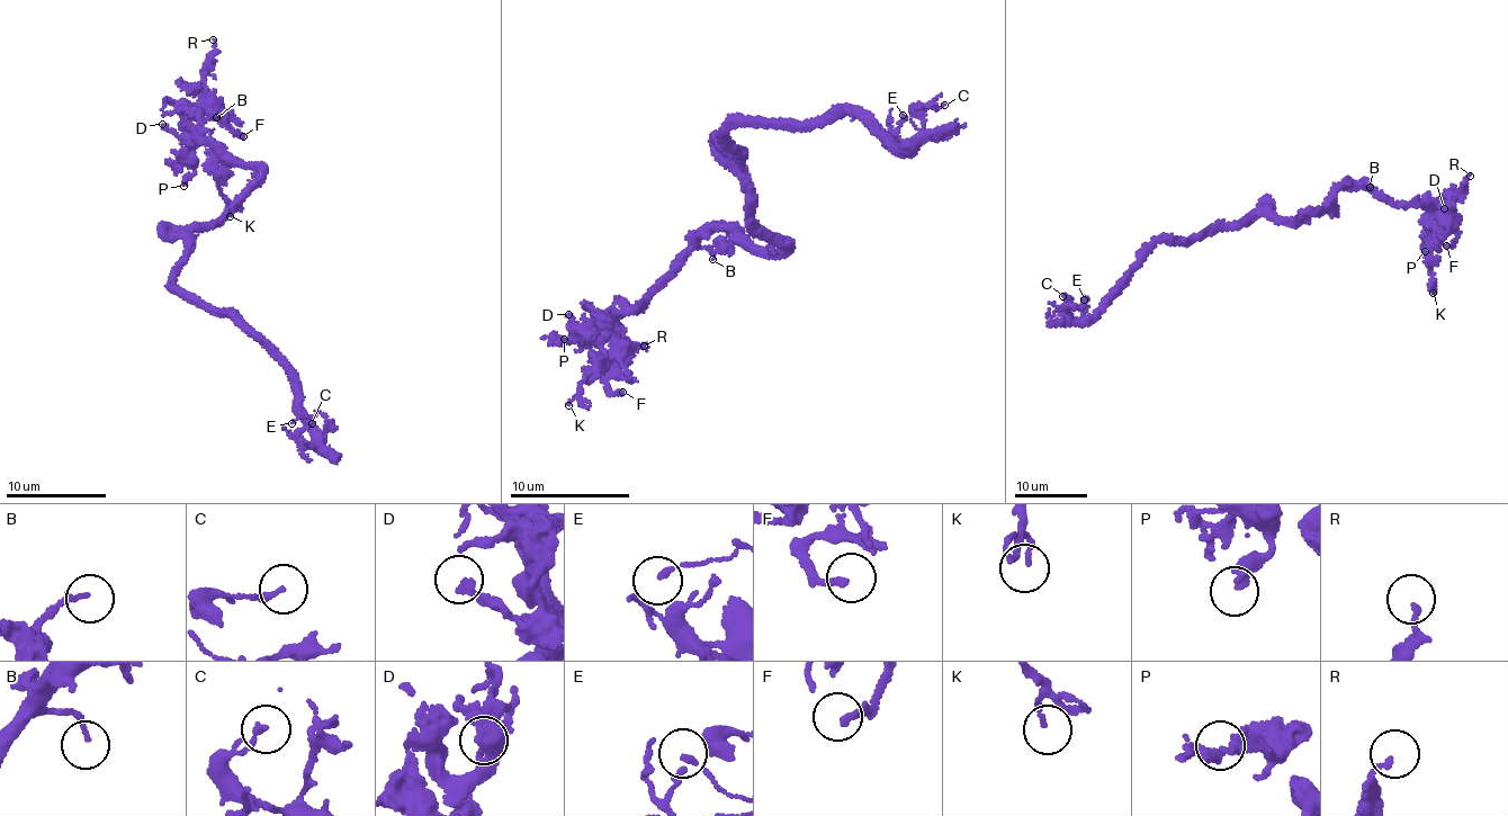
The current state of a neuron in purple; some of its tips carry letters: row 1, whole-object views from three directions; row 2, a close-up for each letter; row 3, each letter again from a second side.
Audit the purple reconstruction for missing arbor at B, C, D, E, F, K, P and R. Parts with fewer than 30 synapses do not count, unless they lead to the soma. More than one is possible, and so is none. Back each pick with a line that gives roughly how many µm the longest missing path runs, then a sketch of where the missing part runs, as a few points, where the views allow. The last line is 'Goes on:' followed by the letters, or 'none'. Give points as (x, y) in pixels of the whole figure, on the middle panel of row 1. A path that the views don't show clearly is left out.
Goes on: none

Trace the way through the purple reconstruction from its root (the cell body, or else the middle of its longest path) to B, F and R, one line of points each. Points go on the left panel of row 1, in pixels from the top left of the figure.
B: (194, 240), (230, 211), (259, 177), (257, 168), (223, 157), (203, 142), (200, 124), (216, 117)
F: (194, 240), (259, 177), (203, 142), (190, 109), (199, 104), (243, 136)
R: (194, 240), (259, 177), (257, 168), (223, 157), (198, 132), (204, 129), (190, 108), (208, 71), (213, 39)

